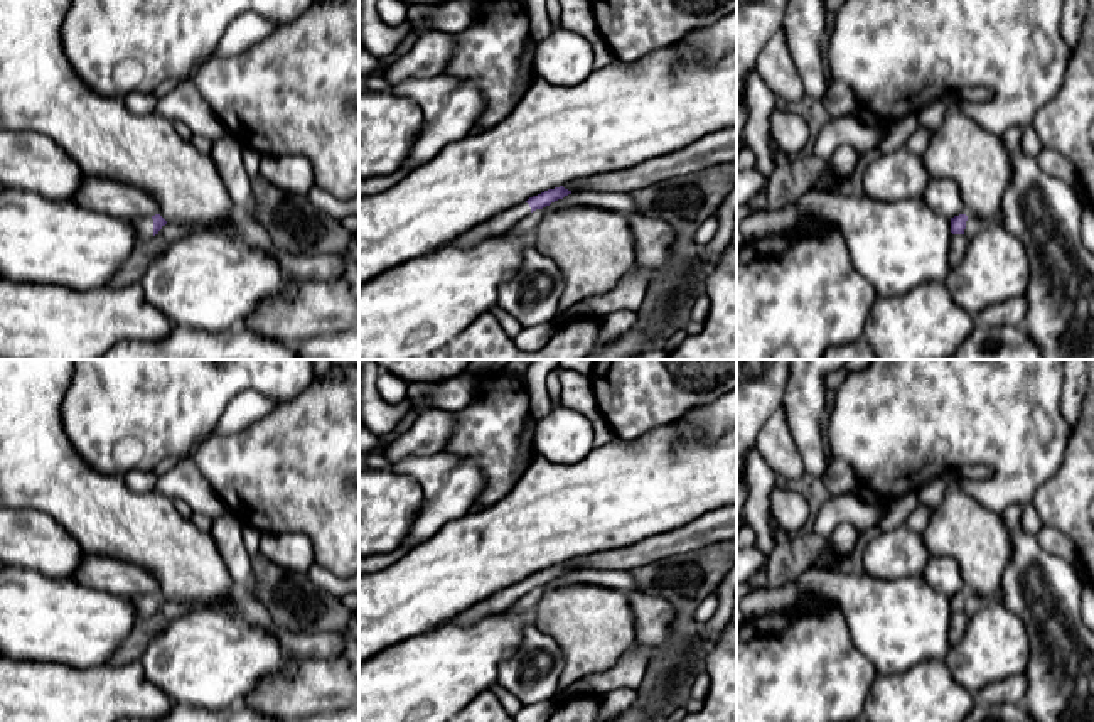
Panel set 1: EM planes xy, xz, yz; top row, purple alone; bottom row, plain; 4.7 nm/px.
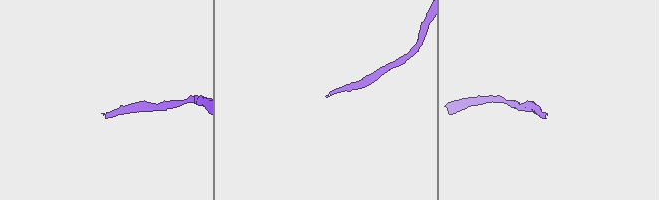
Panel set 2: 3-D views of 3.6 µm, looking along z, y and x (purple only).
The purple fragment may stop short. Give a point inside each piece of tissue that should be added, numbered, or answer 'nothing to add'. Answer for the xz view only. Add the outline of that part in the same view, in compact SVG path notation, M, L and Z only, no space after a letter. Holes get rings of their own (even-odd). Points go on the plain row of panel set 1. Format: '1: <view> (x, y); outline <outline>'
1: xz (504, 599); outline M521 580L514 585L491 595L489 599L479 602L477 606L465 611L457 619L448 621L447 624L472 626L477 621L480 621L491 614L497 614L497 612L504 612L504 611L511 609L529 590L531 590L529 582Z

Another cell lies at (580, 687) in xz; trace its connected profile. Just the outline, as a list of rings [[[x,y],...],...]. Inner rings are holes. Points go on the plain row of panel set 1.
[[[578,680],[573,685],[570,685],[565,692],[561,692],[556,702],[563,702],[580,695],[597,695],[597,693],[592,690],[592,685],[588,682]]]

